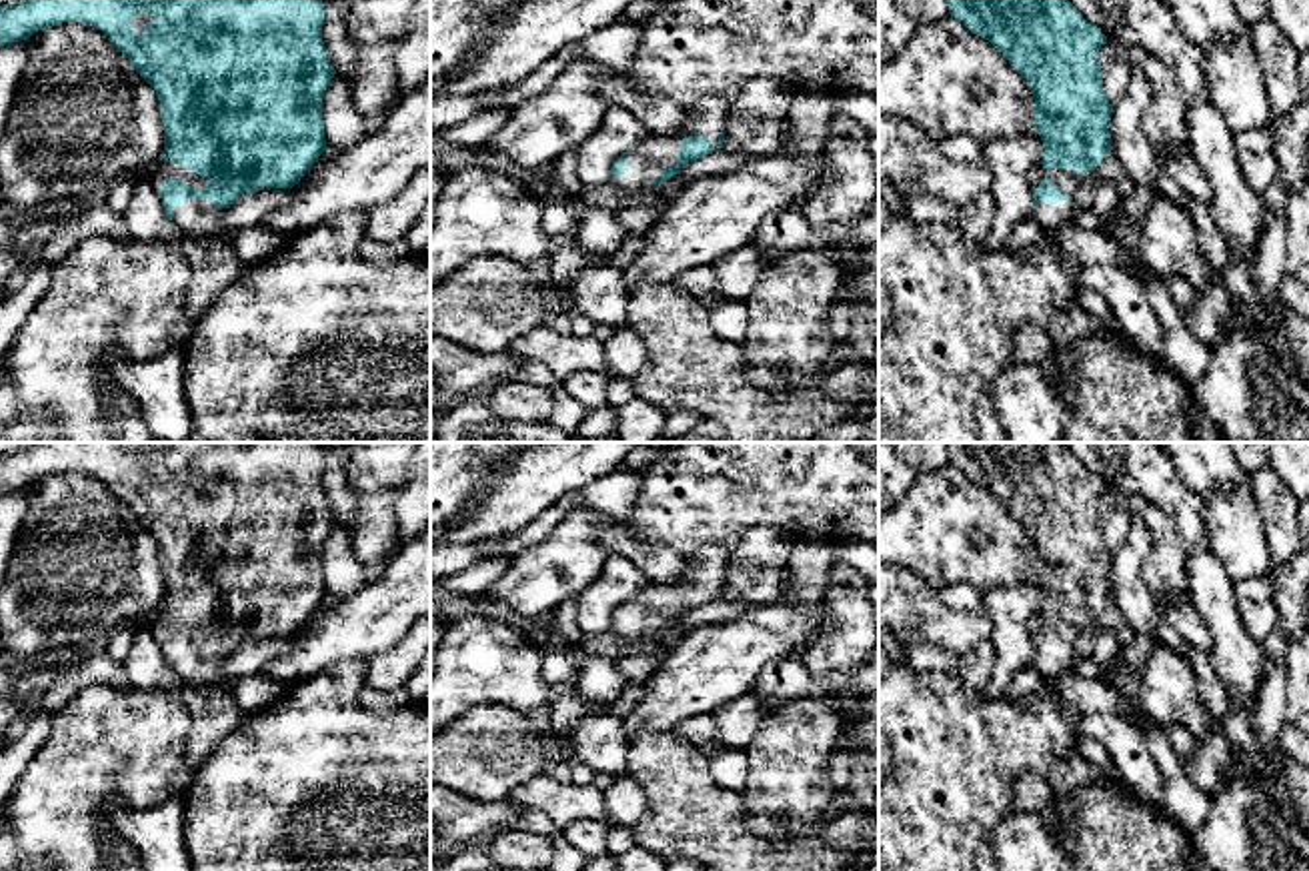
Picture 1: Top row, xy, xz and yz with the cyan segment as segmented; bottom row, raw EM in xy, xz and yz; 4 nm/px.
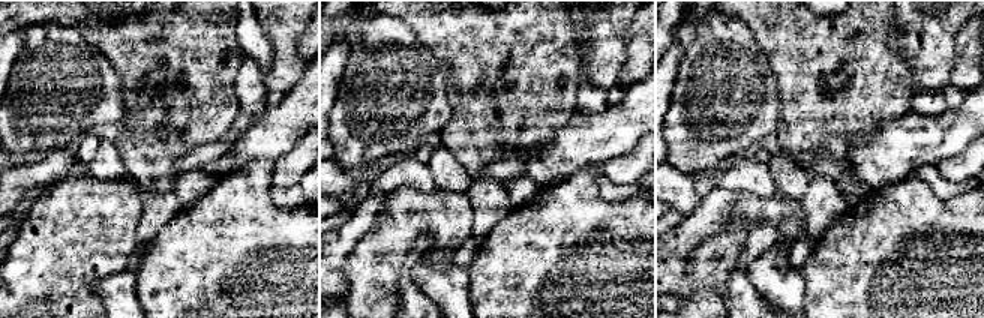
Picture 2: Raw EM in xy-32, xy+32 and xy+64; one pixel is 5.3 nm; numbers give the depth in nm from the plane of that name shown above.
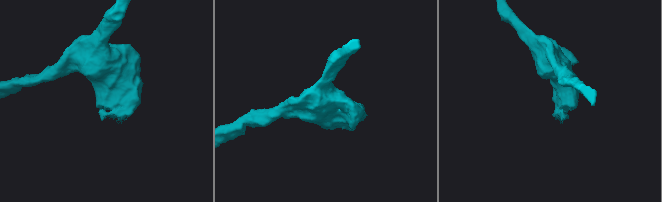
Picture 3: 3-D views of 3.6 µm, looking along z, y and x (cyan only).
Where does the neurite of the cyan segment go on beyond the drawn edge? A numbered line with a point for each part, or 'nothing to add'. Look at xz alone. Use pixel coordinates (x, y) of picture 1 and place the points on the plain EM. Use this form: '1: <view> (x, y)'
1: xz (655, 601)

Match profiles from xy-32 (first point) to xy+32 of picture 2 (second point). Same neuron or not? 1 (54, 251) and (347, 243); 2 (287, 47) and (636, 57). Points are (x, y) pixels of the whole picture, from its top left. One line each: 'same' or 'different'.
1: different
2: different

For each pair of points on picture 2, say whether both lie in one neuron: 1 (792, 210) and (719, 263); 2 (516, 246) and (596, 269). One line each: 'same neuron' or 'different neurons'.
1: same neuron
2: same neuron

